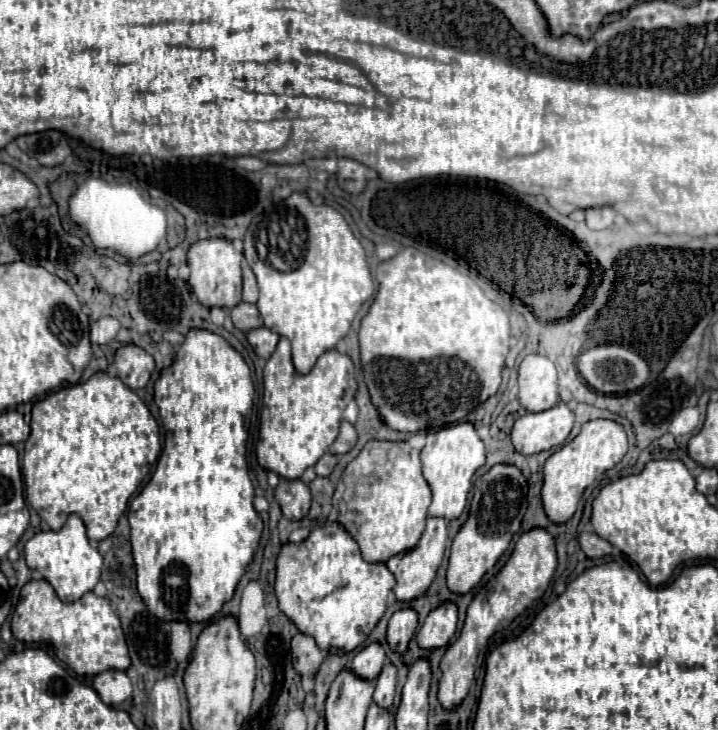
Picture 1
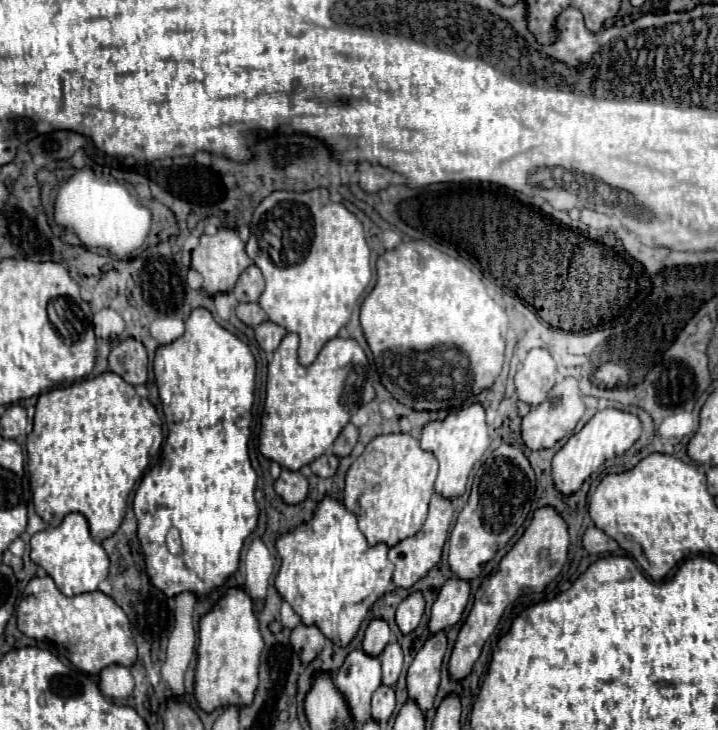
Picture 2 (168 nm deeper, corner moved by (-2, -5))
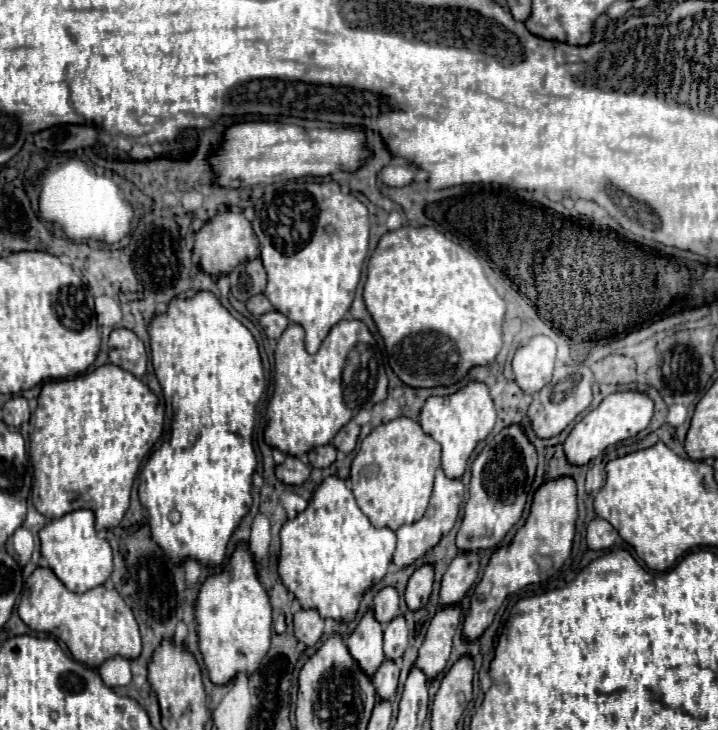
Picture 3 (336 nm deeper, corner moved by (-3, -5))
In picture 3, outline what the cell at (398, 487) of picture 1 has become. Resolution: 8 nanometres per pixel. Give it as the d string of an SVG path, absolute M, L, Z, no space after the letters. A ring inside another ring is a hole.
M406 416L390 420L388 424L380 424L362 440L360 450L356 452L354 462L352 462L350 488L356 496L360 510L370 518L370 522L376 528L388 526L392 530L398 530L402 524L416 522L420 520L420 516L424 516L430 494L432 494L434 474L436 474L436 468L440 466L440 450L442 450L440 444L432 436L428 436L416 420L406 418Z

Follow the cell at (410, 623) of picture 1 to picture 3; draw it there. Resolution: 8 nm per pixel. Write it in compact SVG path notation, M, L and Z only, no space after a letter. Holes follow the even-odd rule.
M422 564L408 580L406 586L406 604L410 610L418 610L428 602L432 594L432 584L434 584L434 566L432 564Z

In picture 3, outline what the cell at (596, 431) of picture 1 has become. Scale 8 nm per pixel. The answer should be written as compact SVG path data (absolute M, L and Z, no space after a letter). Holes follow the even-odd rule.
M614 392L606 396L594 410L590 410L570 432L570 436L564 442L566 456L572 464L588 464L594 456L602 454L608 446L618 444L620 440L636 436L640 430L644 430L654 414L654 402L646 392Z

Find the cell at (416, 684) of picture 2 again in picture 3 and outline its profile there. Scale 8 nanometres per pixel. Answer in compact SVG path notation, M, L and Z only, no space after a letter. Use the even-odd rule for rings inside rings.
M450 604L434 614L416 660L416 666L424 670L428 680L436 678L436 674L446 668L452 650L452 638L460 624L460 616L460 604Z

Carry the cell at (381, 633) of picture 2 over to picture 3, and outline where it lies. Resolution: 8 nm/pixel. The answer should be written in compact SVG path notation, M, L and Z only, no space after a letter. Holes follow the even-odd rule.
M384 586L376 598L374 598L374 614L376 614L376 620L386 624L390 622L394 616L398 616L398 590L394 586Z

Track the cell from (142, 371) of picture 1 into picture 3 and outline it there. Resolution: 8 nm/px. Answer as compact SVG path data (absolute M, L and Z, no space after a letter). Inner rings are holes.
M114 328L110 334L110 340L108 340L108 346L110 346L112 364L120 366L122 370L126 370L138 378L146 372L146 362L148 362L146 348L132 330Z

